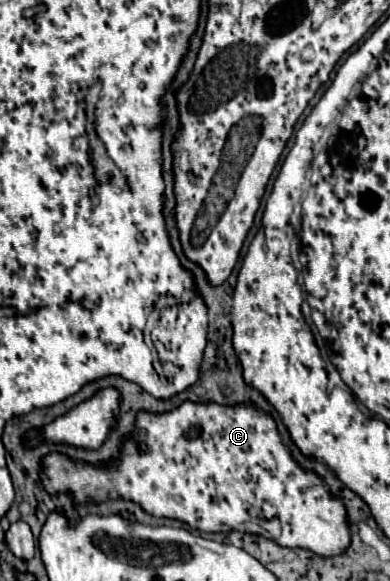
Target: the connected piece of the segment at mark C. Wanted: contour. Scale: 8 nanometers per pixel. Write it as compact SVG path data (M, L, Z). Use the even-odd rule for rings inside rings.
M185 401L175 411L165 415L139 413L137 415L137 451L133 439L123 443L123 459L107 469L97 469L87 463L73 463L63 455L51 453L43 461L43 485L49 493L73 491L77 501L93 497L103 501L107 497L125 497L139 503L155 517L169 517L189 523L199 531L247 531L275 537L283 547L303 547L317 555L339 555L349 547L349 525L343 503L333 497L327 485L315 475L303 471L285 449L275 421L257 411L253 405L221 407L215 403L195 405ZM277 519L281 533L273 535L269 523Z

